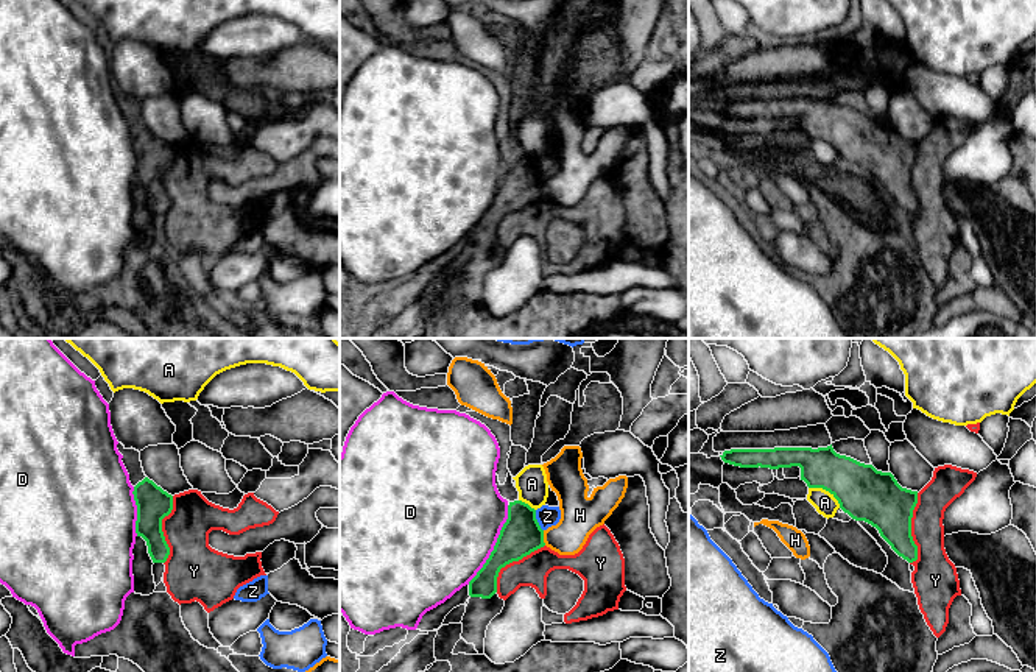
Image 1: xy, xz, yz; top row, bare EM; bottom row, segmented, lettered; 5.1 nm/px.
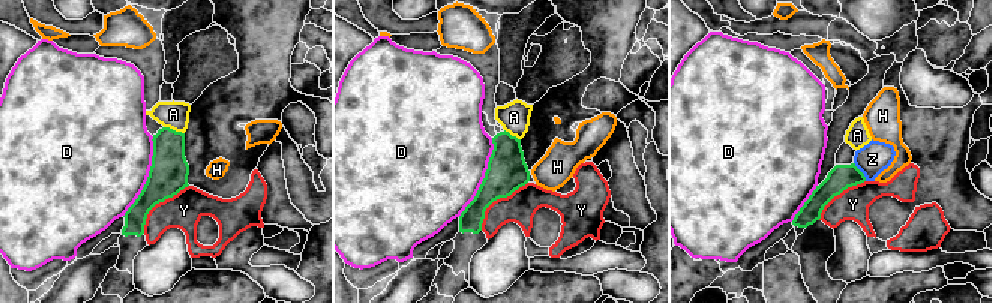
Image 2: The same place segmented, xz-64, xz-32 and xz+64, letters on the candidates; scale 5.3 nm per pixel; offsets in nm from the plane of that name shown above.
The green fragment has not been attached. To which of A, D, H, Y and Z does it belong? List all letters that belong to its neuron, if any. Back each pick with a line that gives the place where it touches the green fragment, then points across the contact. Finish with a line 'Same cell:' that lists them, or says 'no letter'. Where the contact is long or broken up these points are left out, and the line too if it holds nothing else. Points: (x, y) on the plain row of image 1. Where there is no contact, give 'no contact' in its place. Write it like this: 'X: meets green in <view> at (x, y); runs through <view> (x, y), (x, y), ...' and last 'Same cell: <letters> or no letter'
Same cell: no letter

